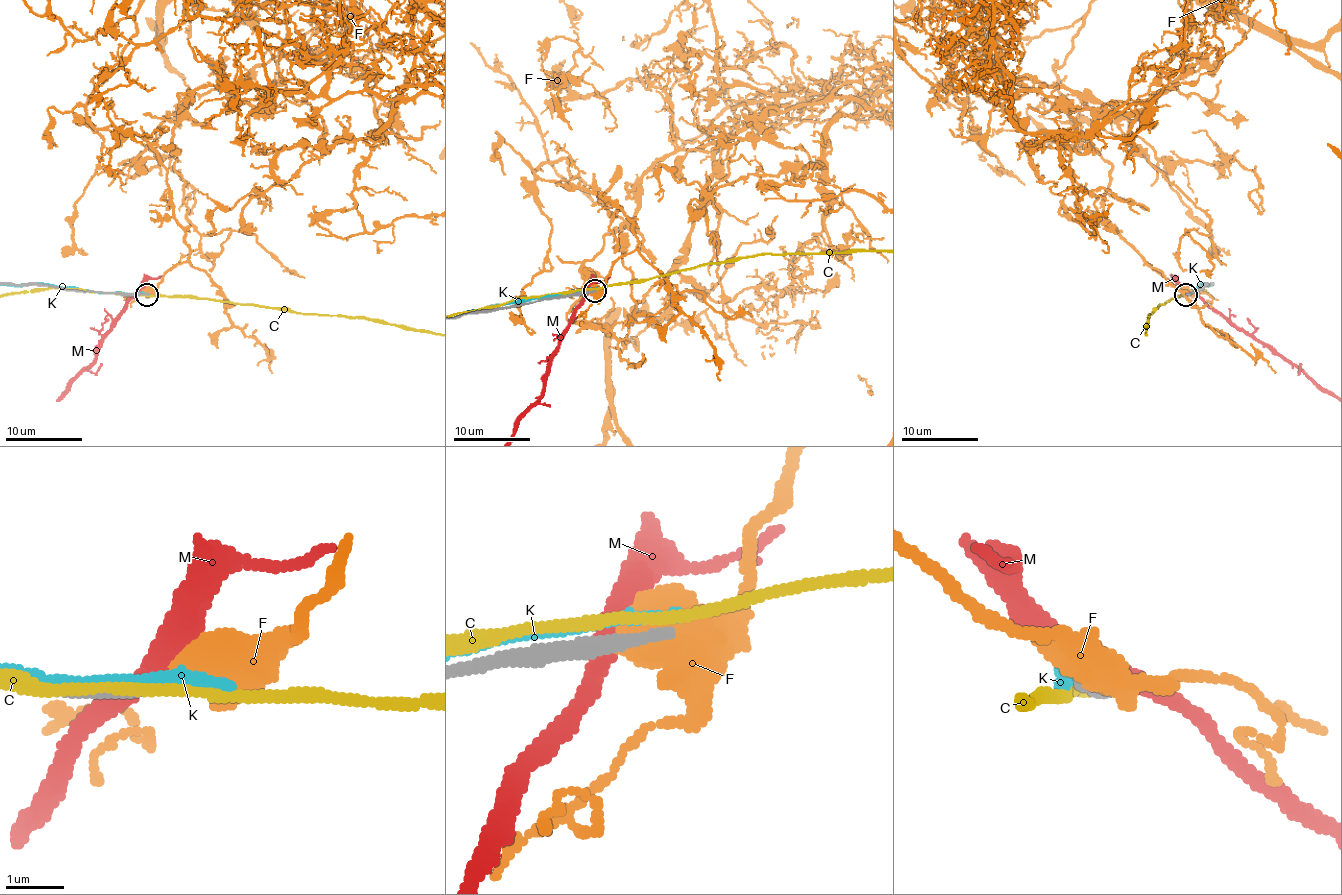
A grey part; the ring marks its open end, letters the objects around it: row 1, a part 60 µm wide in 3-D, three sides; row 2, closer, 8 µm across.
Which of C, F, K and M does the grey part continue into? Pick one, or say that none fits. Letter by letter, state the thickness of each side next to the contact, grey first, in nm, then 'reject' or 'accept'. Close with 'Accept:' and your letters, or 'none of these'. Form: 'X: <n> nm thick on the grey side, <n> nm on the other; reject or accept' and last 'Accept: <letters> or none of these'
C: 200 nm thick on the grey side, 170 nm on the other; reject
F: 280 nm thick on the grey side, 750 nm on the other; reject
K: 200 nm thick on the grey side, 240 nm on the other; reject
M: 360 nm thick on the grey side, 360 nm on the other; reject
Accept: none of these

